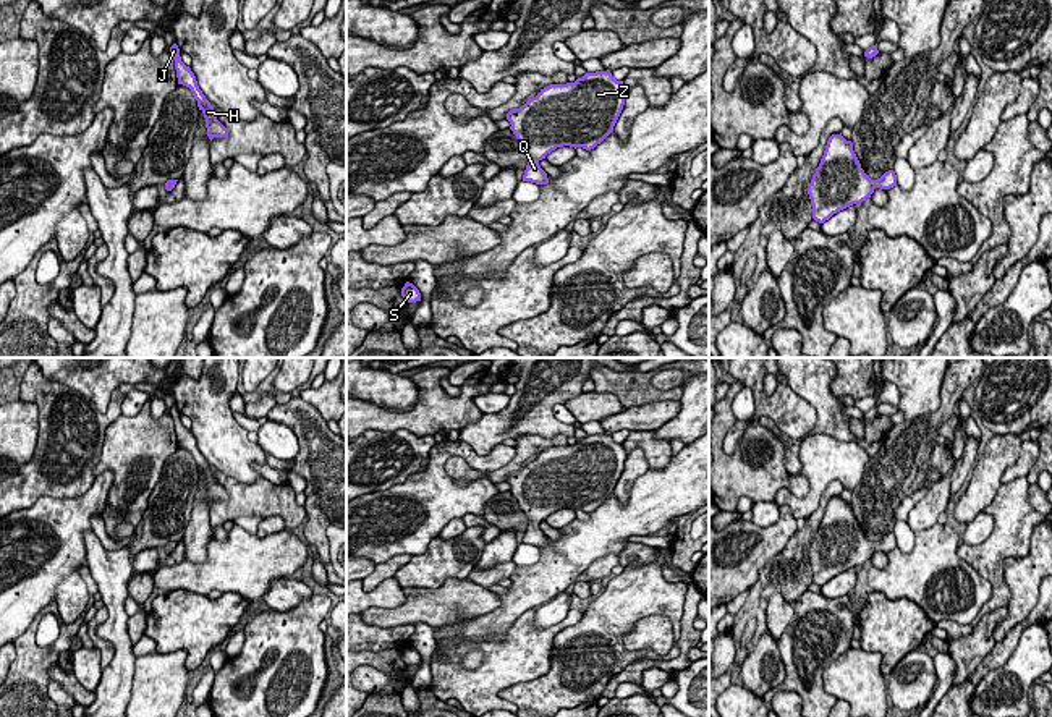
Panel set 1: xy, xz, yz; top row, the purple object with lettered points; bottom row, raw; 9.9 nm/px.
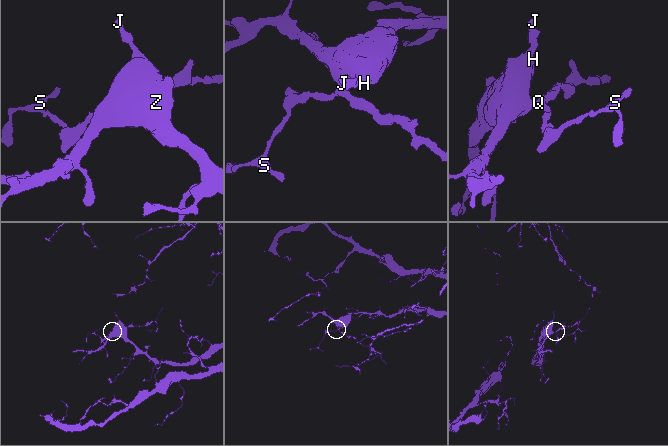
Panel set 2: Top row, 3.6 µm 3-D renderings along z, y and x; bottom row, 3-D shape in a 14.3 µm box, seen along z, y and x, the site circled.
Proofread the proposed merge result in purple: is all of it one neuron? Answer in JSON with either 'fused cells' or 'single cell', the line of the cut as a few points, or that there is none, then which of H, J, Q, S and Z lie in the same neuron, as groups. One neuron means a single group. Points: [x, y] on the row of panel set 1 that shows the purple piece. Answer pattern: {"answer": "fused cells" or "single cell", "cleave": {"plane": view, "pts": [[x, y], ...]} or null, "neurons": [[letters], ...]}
{"answer": "single cell", "cleave": null, "neurons": [["H", "J", "Q", "S", "Z"]]}

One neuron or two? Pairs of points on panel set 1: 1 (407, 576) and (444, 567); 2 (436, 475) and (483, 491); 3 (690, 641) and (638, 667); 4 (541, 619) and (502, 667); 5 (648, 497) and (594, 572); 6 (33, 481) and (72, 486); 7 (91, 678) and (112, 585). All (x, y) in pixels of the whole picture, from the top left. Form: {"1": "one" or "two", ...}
{"1": "one", "2": "one", "3": "one", "4": "two", "5": "two", "6": "one", "7": "two"}

